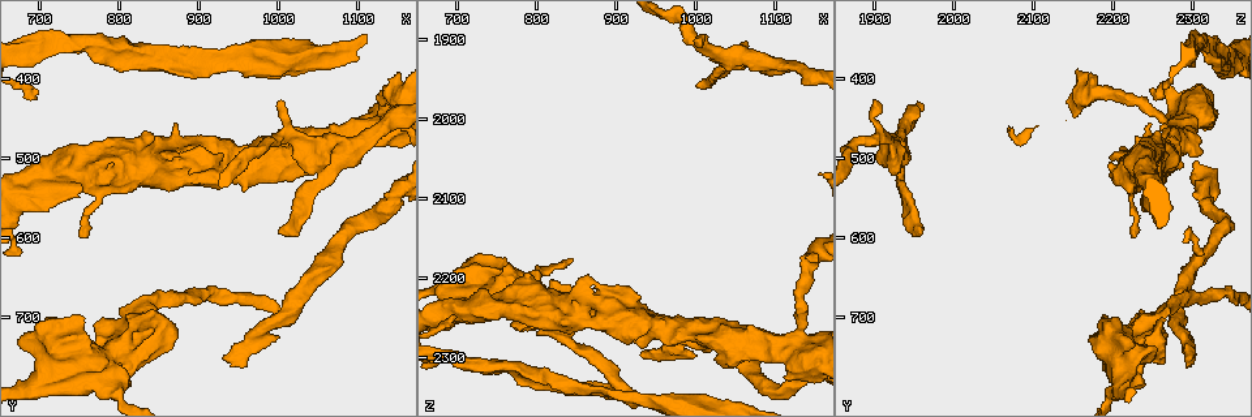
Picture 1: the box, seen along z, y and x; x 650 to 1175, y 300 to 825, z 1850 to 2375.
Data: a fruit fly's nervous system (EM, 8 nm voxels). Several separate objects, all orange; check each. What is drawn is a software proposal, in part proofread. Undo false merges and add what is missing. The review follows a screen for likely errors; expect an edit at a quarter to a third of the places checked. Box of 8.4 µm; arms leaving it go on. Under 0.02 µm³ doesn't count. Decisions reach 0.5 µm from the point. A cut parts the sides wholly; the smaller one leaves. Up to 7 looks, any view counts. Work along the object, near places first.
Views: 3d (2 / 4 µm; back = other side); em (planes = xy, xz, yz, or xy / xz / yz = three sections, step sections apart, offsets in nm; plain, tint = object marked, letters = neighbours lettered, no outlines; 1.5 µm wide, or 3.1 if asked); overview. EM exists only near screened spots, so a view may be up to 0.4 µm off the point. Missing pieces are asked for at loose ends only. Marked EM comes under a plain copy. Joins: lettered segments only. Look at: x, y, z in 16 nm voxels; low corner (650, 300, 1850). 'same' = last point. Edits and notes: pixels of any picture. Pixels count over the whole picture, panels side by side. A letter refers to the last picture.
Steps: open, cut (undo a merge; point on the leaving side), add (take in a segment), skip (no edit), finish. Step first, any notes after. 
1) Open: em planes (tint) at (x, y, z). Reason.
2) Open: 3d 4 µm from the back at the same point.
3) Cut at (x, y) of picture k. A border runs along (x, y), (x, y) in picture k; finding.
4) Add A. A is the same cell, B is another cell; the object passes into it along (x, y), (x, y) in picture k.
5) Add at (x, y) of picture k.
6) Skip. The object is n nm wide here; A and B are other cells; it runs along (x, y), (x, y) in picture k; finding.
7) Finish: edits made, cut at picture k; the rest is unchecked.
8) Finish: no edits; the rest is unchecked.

Open: em planes (letters) at (1000, 590, 1960).

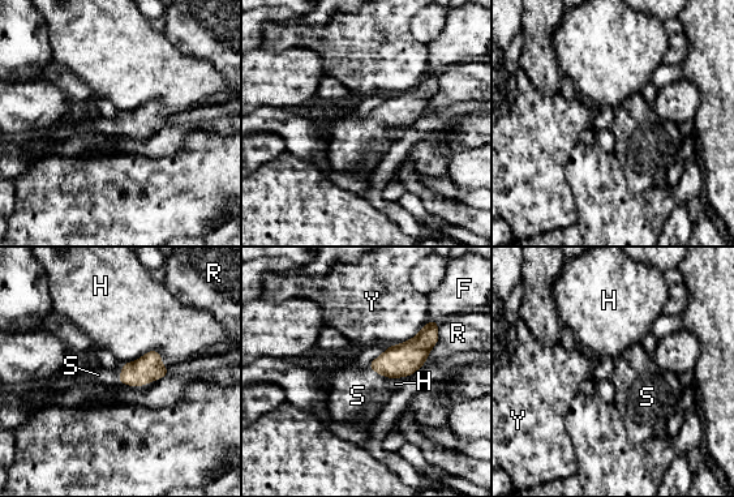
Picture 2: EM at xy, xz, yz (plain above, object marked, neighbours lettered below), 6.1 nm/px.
Add S. S is the same cell, F, H, R and Y are other cells; the object passes into it along (147, 368), (137, 385), (98, 375) in picture 2; the cell continues.

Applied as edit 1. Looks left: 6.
Open: overview.

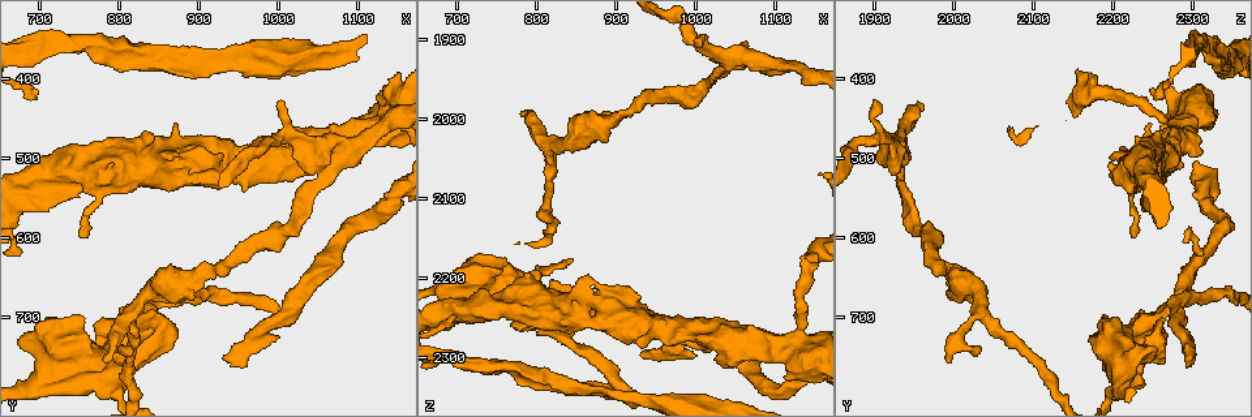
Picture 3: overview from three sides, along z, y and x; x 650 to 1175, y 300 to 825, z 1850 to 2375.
Open: em planes (letters) at (1000, 430, 1900). Tapers out.

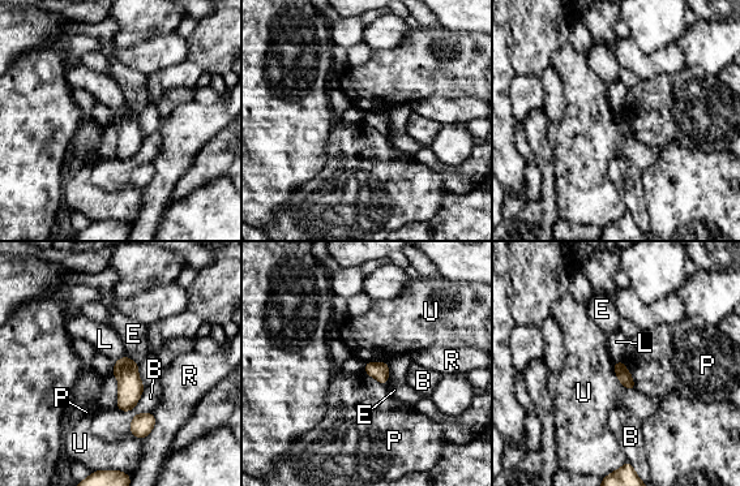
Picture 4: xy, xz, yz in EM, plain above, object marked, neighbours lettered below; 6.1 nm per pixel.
Skip. B, E, L, P, R and U are other cells; a border runs along (614, 362), (617, 379), (636, 390) in picture 4; no lettered segment goes on from it.

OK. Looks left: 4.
Open: em xy step 4 (letters) at (860, 380, 2340). Arms run side by side.

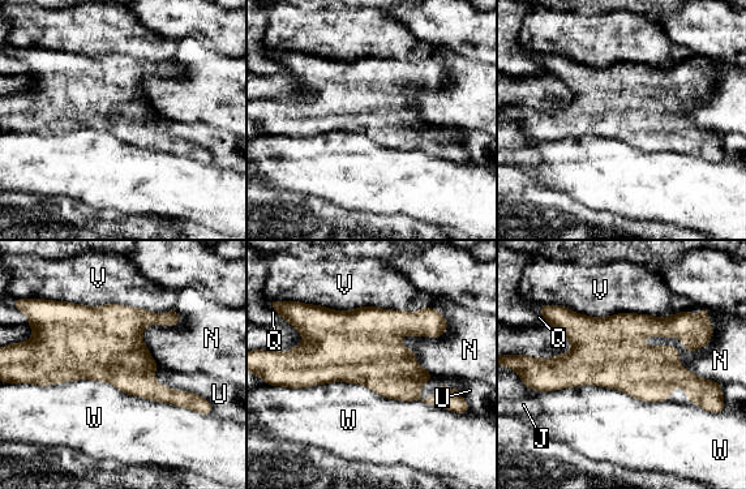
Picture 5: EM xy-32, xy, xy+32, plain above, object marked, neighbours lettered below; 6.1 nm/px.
Skip. The longest contact is with W, 1050 nm; J, N, Q, U, V and W are other cells; a border runs along (151, 373), (159, 384), (205, 399) in picture 5; continuous, no second cell.

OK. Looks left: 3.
Finish: edits made, add at picture 2; the rest is unchecked.

